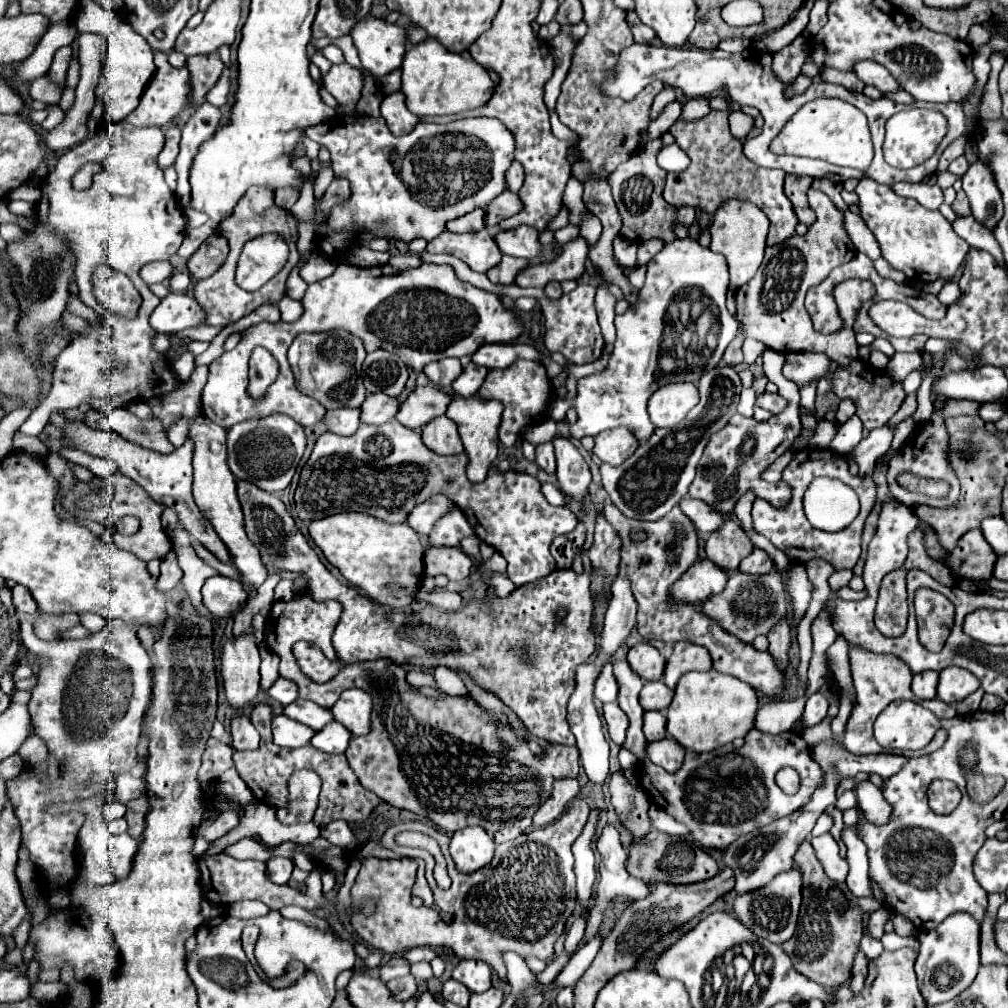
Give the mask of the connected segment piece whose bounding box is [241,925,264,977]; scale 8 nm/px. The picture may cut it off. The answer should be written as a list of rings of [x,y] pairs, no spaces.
[[[254,925],[246,926],[242,932],[241,940],[242,940],[244,952],[248,960],[251,962],[251,964],[253,964],[258,975],[263,977],[264,973],[262,969],[259,967],[254,957],[254,947],[259,937],[259,934],[260,931],[258,927]]]

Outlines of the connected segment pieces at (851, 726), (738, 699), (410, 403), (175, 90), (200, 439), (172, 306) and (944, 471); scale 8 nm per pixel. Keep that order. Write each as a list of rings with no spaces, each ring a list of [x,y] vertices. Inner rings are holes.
[[[855,644],[849,646],[849,660],[851,660],[853,686],[855,686],[855,694],[857,694],[857,706],[853,708],[853,714],[847,722],[847,732],[845,732],[843,746],[847,750],[851,750],[851,754],[891,752],[887,748],[877,746],[877,742],[873,738],[873,722],[889,702],[901,700],[901,698],[913,698],[911,668],[907,668],[907,664],[901,658],[897,658],[895,654],[875,654],[875,652],[869,652],[869,650],[861,648],[861,646],[855,646]]]
[[[717,670],[707,672],[687,672],[675,688],[673,702],[667,708],[667,732],[687,750],[693,752],[709,752],[717,746],[729,744],[735,738],[743,738],[753,728],[753,718],[757,712],[757,692],[747,682],[741,682],[739,678],[733,678],[729,674],[721,674]]]
[[[419,386],[401,402],[395,420],[399,420],[403,426],[411,430],[419,430],[431,418],[445,414],[449,402],[451,398],[439,388]]]
[[[161,52],[154,53],[154,62],[157,64],[157,74],[151,80],[151,86],[143,92],[139,106],[125,118],[125,122],[133,126],[163,126],[173,118],[179,118],[189,102],[189,70],[187,68],[173,68],[168,62],[168,55]]]
[[[197,414],[189,420],[189,434],[193,444],[193,498],[203,516],[209,516],[215,532],[221,536],[231,552],[233,566],[241,572],[241,580],[251,586],[261,586],[267,578],[267,568],[261,564],[259,550],[251,544],[243,530],[243,512],[237,500],[237,480],[227,466],[227,430],[211,422],[207,416]]]
[[[169,294],[151,314],[151,326],[159,334],[175,334],[203,324],[203,308],[189,294]]]
[[[937,396],[933,398],[933,414],[927,422],[919,424],[919,432],[917,432],[917,438],[923,438],[925,444],[905,444],[903,448],[895,450],[887,462],[887,484],[889,484],[889,490],[893,494],[895,500],[899,500],[901,504],[909,506],[909,508],[915,508],[915,506],[921,506],[921,504],[927,504],[927,506],[933,506],[933,508],[949,508],[957,502],[959,498],[959,478],[955,476],[951,464],[949,464],[949,432],[947,432],[947,426],[945,426],[945,418],[941,416],[941,410],[945,406],[947,398],[945,396]],[[901,468],[905,470],[919,470],[919,476],[927,476],[927,478],[939,478],[939,480],[947,480],[951,484],[951,492],[947,498],[923,498],[919,494],[907,494],[907,490],[903,490],[897,482],[895,482],[895,476],[901,472]]]

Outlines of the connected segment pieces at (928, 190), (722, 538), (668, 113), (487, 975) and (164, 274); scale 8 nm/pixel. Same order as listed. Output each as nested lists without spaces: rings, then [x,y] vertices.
[[[899,182],[893,186],[893,190],[899,194],[899,196],[907,196],[907,198],[913,198],[917,202],[921,202],[925,208],[931,208],[931,210],[939,210],[939,206],[943,204],[943,190],[935,184],[935,186],[929,186],[929,184],[907,184],[907,182]]]
[[[735,520],[723,522],[723,526],[711,532],[711,536],[705,542],[707,558],[727,572],[737,570],[741,560],[747,558],[751,550],[753,550],[751,540]]]
[[[675,100],[675,102],[667,104],[667,106],[665,106],[665,110],[663,110],[663,112],[661,112],[653,122],[651,122],[649,132],[647,132],[647,140],[653,140],[653,138],[657,138],[657,136],[665,134],[665,132],[669,130],[669,126],[679,118],[681,108],[683,108],[683,104],[681,104],[679,100]]]
[[[461,960],[453,968],[453,978],[477,994],[491,988],[491,968],[483,960]]]
[[[151,262],[143,268],[141,278],[147,284],[155,284],[155,282],[165,282],[171,276],[171,264],[169,262]]]

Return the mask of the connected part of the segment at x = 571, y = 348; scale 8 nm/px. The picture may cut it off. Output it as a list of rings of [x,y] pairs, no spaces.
[[[423,252],[421,254],[421,260],[423,262],[433,262],[433,264],[451,264],[455,268],[455,272],[459,274],[459,278],[471,282],[471,284],[477,284],[479,288],[485,288],[485,290],[491,290],[491,292],[497,292],[499,296],[507,296],[511,300],[517,300],[519,296],[533,296],[539,304],[541,304],[541,312],[543,312],[543,318],[545,318],[545,336],[543,336],[543,344],[549,352],[561,352],[571,364],[591,364],[595,362],[597,358],[601,358],[603,354],[603,336],[601,336],[601,328],[597,324],[597,312],[595,312],[595,288],[593,286],[577,286],[571,294],[563,294],[559,300],[551,300],[545,296],[545,292],[541,288],[521,288],[517,284],[511,284],[511,286],[495,286],[485,274],[479,274],[479,272],[473,272],[463,260],[455,258],[455,256],[449,256],[449,254],[429,254],[429,252]]]

